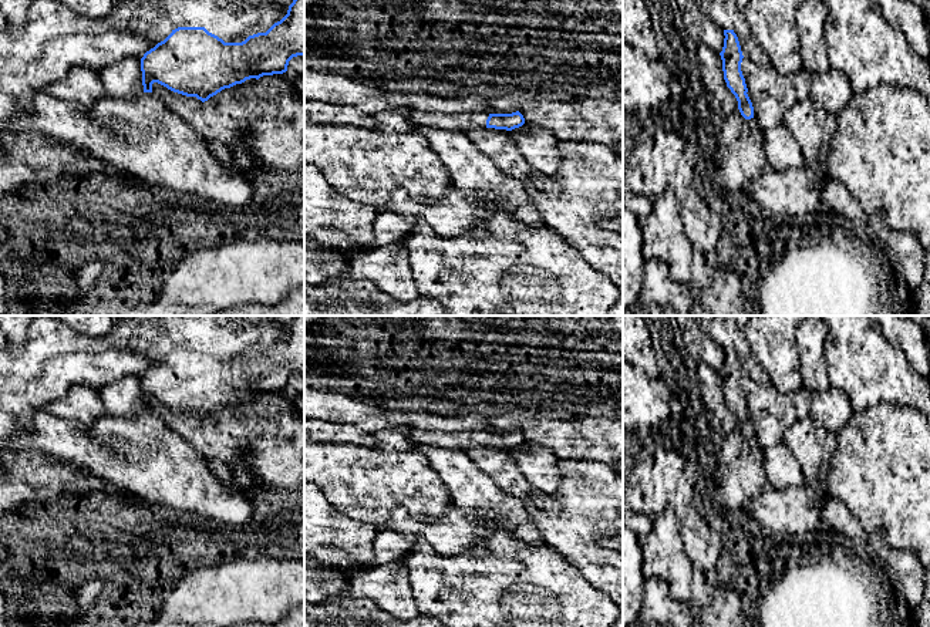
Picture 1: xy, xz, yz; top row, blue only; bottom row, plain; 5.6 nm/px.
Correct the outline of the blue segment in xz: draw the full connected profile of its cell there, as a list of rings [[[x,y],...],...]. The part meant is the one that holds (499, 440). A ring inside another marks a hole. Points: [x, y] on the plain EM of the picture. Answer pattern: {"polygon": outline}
{"polygon": [[[398,428],[384,429],[377,434],[377,446],[384,451],[411,451],[414,445],[431,445],[448,451],[468,451],[475,446],[495,446],[512,449],[525,442],[523,434],[512,432],[465,431],[447,432],[441,429],[422,431],[410,428],[407,434]]]}

